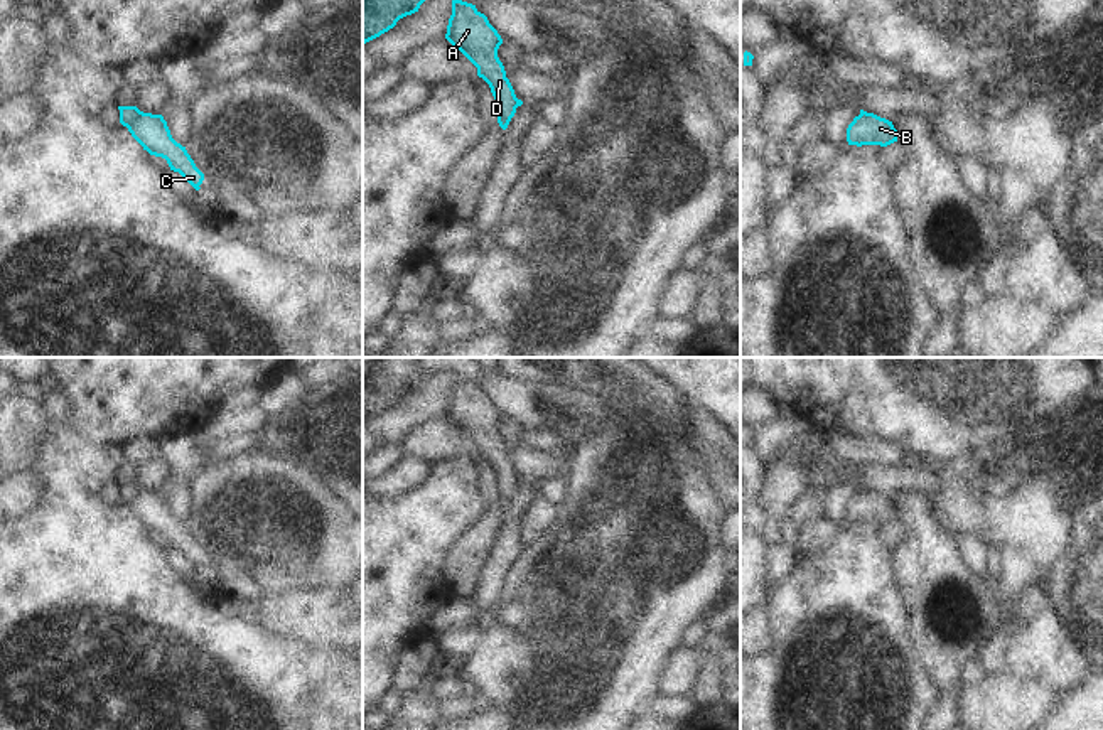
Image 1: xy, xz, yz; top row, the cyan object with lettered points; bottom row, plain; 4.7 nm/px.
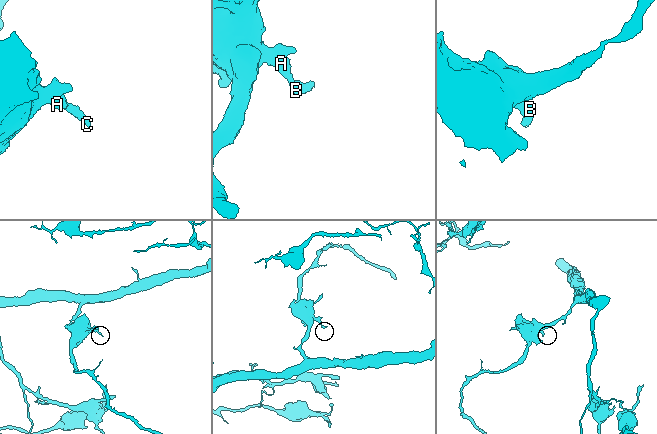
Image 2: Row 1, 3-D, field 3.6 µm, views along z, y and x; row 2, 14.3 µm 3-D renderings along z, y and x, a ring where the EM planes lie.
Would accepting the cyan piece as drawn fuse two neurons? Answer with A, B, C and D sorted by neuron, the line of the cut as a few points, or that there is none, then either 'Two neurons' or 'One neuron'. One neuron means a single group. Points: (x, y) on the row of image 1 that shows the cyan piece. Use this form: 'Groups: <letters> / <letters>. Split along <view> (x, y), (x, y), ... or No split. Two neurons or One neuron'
Groups: A D / B C. Split along xy (140, 112), (127, 127). Two neurons

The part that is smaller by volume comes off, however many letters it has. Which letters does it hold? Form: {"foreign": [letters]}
{"foreign": ["B", "C"]}

